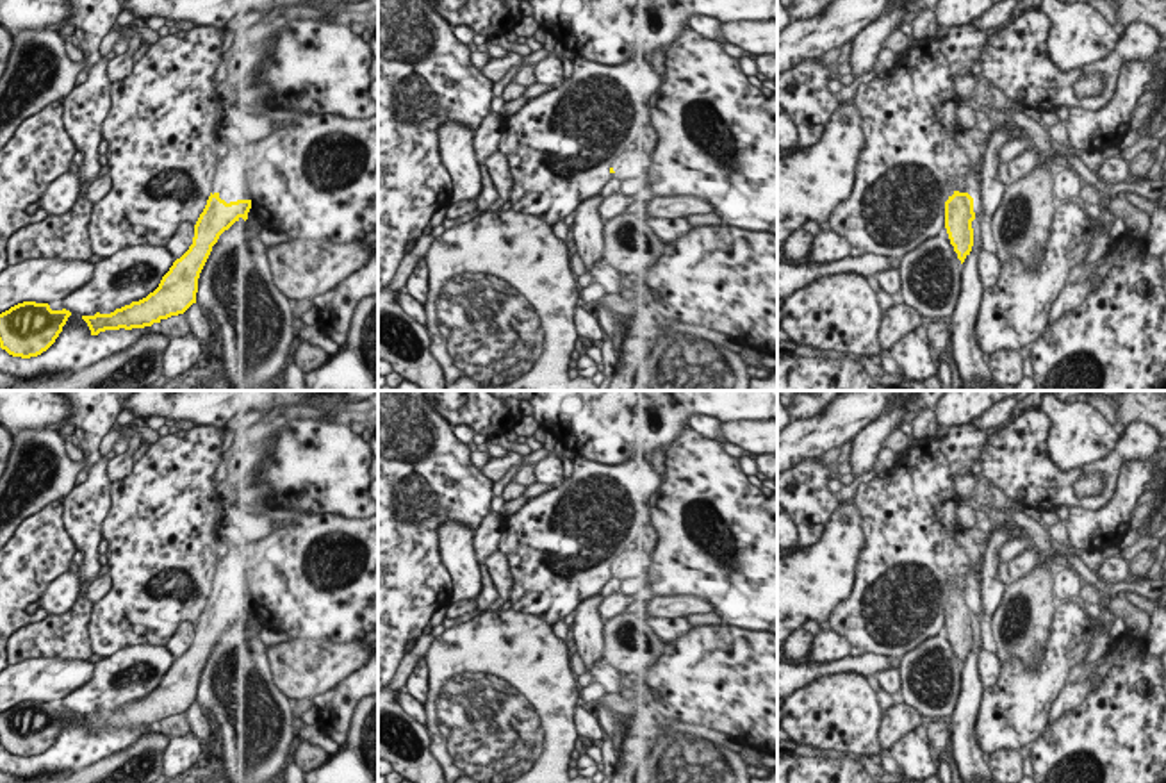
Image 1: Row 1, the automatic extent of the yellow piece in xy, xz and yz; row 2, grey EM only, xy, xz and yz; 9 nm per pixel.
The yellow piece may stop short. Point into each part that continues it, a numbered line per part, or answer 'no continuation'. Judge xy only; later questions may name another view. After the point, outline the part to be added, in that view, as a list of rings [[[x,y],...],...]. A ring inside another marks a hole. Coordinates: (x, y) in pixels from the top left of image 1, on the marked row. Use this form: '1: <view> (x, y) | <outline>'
1: xy (227, 175) | [[[234,134],[232,146],[223,152],[219,166],[212,180],[212,194],[221,189],[225,194],[232,193],[250,193],[253,185],[251,169],[248,162],[251,161],[250,144],[257,143],[259,136]]]

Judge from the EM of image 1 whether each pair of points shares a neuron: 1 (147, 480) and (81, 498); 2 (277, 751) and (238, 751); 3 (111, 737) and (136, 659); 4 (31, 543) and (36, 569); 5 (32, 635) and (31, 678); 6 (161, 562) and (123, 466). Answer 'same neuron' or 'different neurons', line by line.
1: different neurons
2: same neuron
3: different neurons
4: same neuron
5: different neurons
6: different neurons

